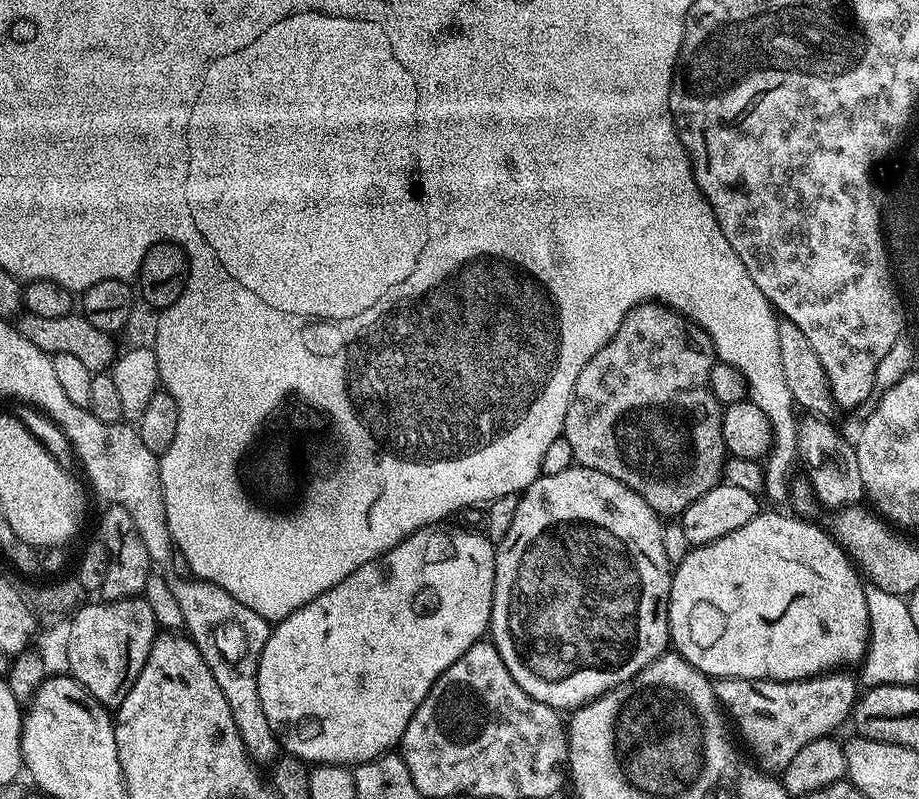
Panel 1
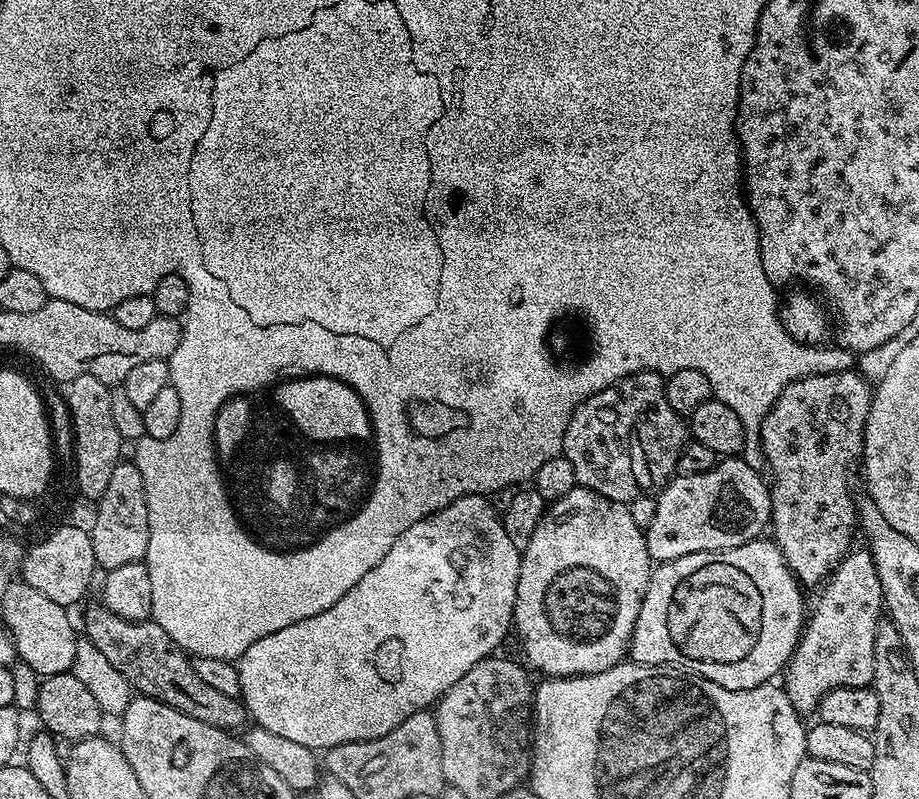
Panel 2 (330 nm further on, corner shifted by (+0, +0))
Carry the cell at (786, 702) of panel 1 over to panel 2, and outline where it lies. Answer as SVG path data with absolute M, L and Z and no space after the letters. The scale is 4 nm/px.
M866 550L849 551L835 567L823 588L824 597L817 602L816 613L813 616L811 613L800 637L800 642L796 646L796 651L792 653L792 658L788 661L786 671L782 676L782 681L784 680L782 691L788 703L798 714L815 713L824 697L831 694L836 688L869 687L874 674L874 634L876 625L882 616L880 613L882 591L880 579L876 576L876 567L872 562L872 555Z

